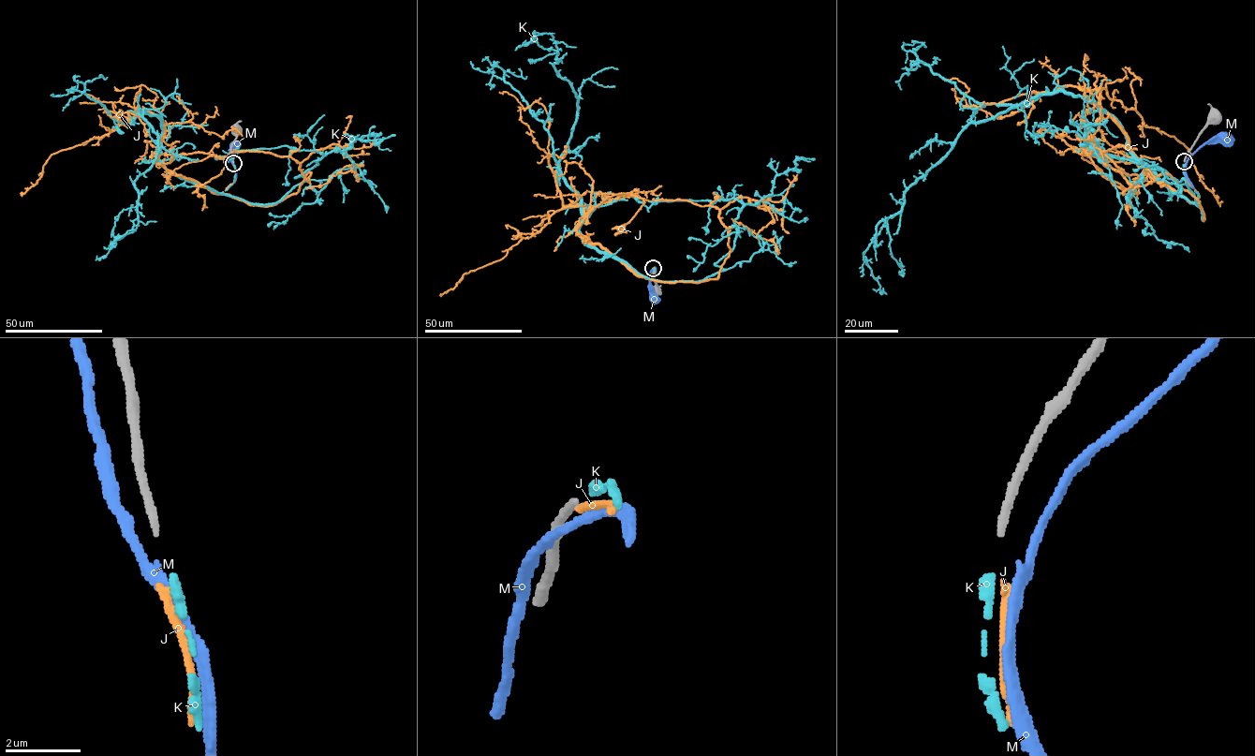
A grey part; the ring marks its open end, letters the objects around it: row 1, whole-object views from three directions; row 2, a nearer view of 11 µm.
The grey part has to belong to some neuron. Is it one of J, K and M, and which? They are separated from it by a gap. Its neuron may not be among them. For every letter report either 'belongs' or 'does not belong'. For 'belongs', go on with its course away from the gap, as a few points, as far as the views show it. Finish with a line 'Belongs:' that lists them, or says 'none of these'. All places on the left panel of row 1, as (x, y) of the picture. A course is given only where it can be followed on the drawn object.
J: does not belong
K: belongs | via (234, 165), (225, 193), (180, 178), (157, 156), (162, 121), (139, 113), (156, 158), (134, 226), (96, 256)
M: does not belong
Belongs: K

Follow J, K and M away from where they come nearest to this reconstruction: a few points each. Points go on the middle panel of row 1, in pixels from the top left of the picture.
J: (654, 268), (652, 275), (639, 277), (590, 244), (576, 230), (583, 207), (568, 206), (440, 295)
K: (654, 268), (645, 278), (577, 229), (582, 200), (558, 160), (576, 94), (554, 66), (550, 34), (516, 47)
M: (653, 269), (649, 289), (654, 298)

